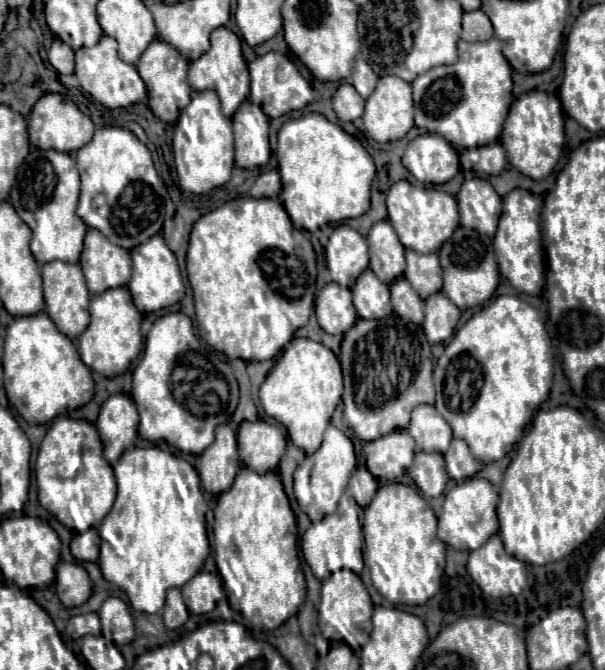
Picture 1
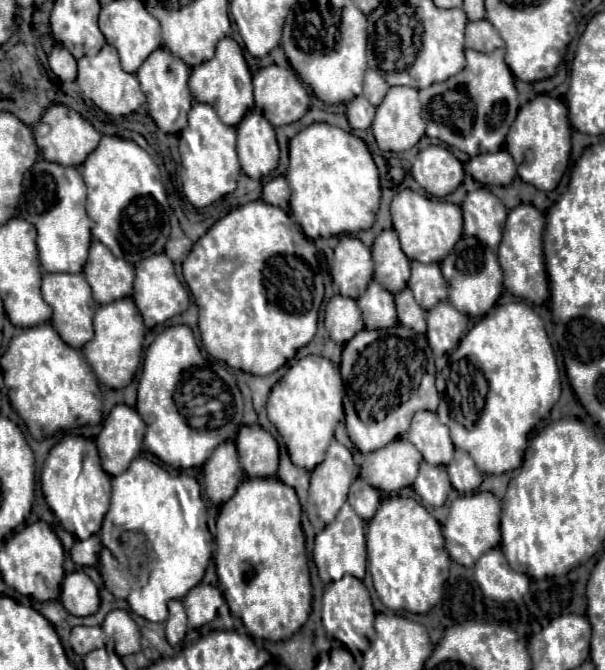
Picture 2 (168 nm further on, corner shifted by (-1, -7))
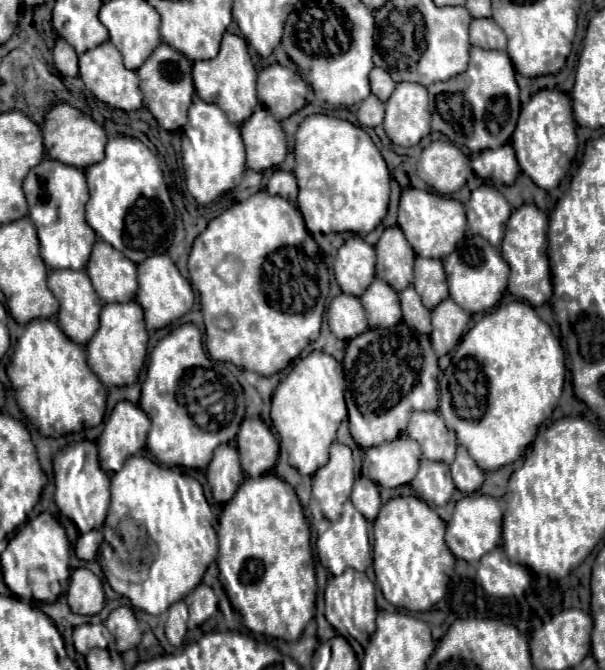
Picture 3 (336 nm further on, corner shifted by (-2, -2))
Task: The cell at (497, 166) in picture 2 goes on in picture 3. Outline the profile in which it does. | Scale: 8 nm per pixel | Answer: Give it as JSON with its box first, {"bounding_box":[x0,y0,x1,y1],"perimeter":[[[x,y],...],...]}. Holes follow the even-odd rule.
{"bounding_box":[472,143,520,185],"perimeter":[[[508,143],[498,149],[486,149],[472,155],[472,169],[478,177],[500,181],[504,185],[512,185],[520,171],[514,157],[514,149]]]}

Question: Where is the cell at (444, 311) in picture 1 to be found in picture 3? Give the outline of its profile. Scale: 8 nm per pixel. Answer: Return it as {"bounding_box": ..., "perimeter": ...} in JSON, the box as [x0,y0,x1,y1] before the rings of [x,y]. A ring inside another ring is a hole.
{"bounding_box":[430,299,470,357],"perimeter":[[[444,299],[440,305],[436,305],[436,309],[432,309],[430,341],[438,357],[450,353],[458,345],[464,331],[468,329],[468,323],[470,315],[452,299]]]}

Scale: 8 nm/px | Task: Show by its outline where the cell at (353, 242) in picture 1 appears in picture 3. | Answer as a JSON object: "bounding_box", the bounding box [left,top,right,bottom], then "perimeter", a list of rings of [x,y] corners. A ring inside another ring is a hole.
{"bounding_box":[334,235,376,297],"perimeter":[[[354,235],[342,243],[334,261],[334,275],[342,293],[360,297],[374,279],[376,253],[362,237]]]}

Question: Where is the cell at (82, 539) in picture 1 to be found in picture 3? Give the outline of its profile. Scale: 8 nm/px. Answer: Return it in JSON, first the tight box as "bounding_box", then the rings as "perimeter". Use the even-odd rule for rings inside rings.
{"bounding_box":[76,529,102,561],"perimeter":[[[94,529],[88,533],[81,534],[76,543],[76,557],[84,559],[84,561],[92,561],[98,555],[98,547],[102,543],[102,531]]]}

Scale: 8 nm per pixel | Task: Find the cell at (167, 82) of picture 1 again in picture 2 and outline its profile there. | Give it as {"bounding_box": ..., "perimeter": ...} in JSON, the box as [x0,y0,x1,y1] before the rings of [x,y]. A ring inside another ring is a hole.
{"bounding_box":[137,48,193,134],"perimeter":[[[157,48],[153,54],[149,54],[149,58],[137,70],[141,90],[147,96],[149,114],[155,120],[155,124],[159,126],[159,130],[163,130],[165,134],[179,134],[187,126],[187,112],[193,102],[193,96],[187,86],[189,72],[191,68],[181,58],[173,56],[165,48]]]}

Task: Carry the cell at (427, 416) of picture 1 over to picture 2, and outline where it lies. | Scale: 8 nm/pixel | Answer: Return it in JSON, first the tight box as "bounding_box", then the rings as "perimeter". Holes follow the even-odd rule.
{"bounding_box":[407,412,453,466],"perimeter":[[[417,412],[411,420],[407,438],[423,454],[427,464],[447,466],[453,458],[453,442],[447,426],[443,426],[435,412]]]}

